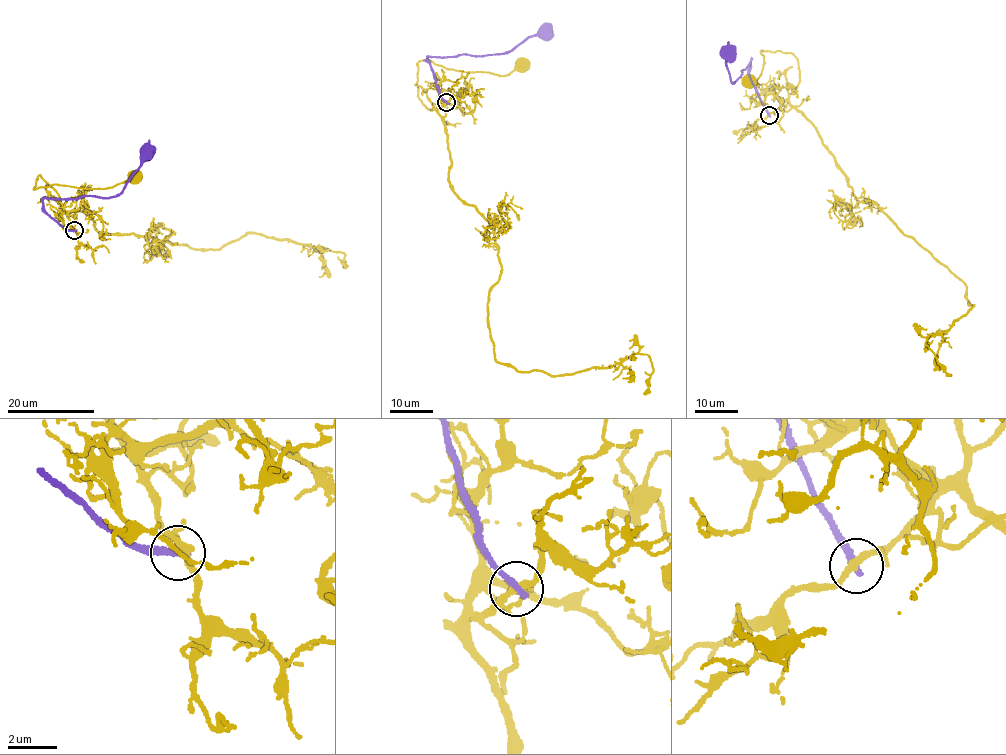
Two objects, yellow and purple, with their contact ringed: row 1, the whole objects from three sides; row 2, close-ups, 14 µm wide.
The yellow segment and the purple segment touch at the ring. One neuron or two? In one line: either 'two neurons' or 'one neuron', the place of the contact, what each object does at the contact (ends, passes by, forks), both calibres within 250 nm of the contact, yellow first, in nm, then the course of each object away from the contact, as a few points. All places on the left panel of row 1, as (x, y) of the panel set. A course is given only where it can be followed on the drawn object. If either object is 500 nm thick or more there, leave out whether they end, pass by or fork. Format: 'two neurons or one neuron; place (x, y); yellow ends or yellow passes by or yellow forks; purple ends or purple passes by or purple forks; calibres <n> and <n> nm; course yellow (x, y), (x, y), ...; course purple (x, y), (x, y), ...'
two neurons; place (74, 230); yellow passes by; purple ends; calibres 300 and 280 nm; course yellow (74, 230), (66, 214), (79, 209), (95, 230), (162, 226), (195, 249), (258, 233), (344, 254), (343, 266); course purple (74, 230), (62, 226), (46, 214), (43, 200), (114, 197), (122, 191), (147, 152)

